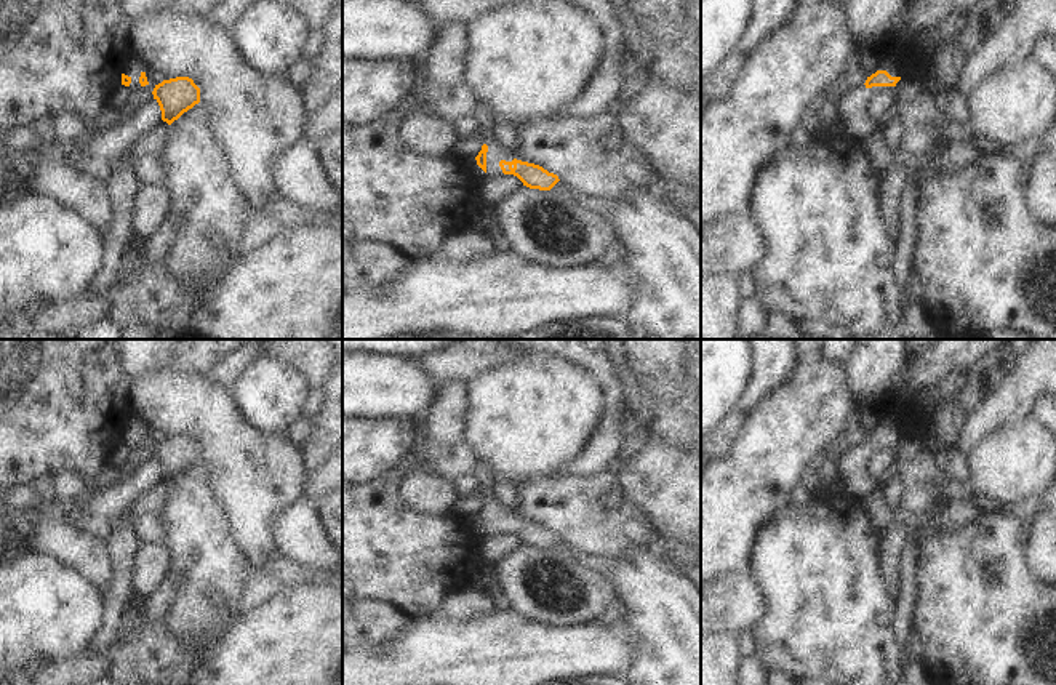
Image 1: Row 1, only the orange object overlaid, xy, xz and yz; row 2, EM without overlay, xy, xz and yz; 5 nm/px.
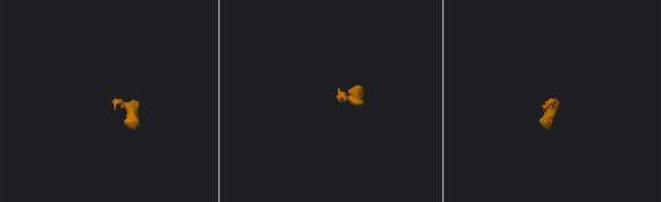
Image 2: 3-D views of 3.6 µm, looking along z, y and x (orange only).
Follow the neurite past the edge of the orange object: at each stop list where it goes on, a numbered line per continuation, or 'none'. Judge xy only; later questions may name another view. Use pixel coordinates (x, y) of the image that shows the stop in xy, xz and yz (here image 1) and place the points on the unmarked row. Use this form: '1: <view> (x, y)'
1: xy (132, 426)

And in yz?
1: yz (853, 463)

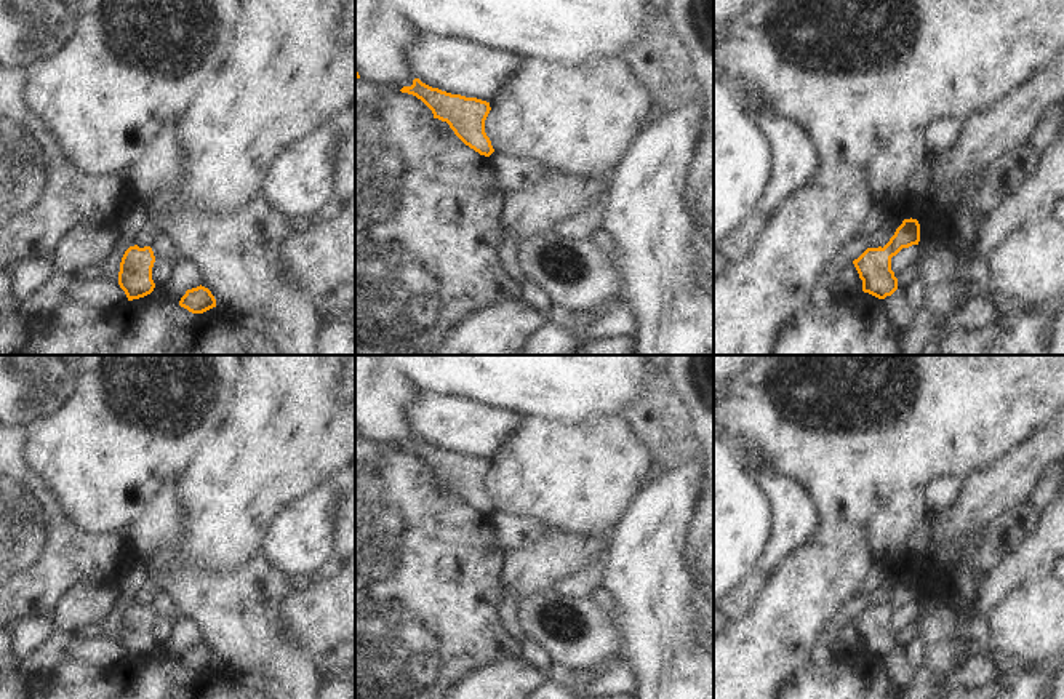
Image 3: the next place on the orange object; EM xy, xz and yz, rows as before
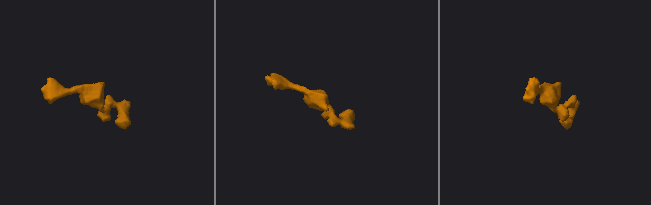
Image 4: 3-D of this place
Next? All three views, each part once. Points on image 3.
none

